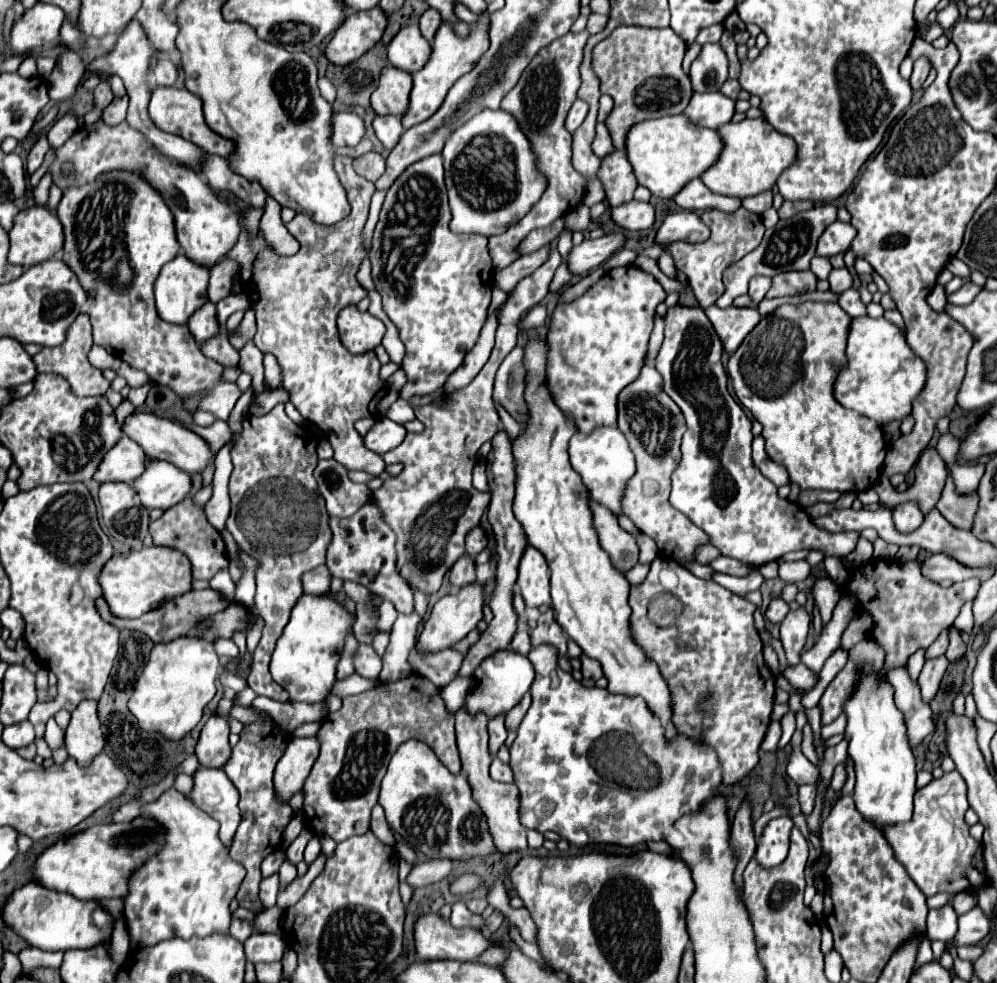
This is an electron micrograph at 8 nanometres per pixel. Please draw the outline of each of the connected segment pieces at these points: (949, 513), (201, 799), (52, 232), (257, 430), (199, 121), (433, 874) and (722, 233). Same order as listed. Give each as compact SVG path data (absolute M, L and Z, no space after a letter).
M948 479L948 485L942 491L940 501L936 503L936 509L954 525L960 529L970 529L974 513L978 509L978 495L956 495L952 479Z
M200 765L194 773L194 789L188 799L220 823L220 839L228 847L240 823L240 795L228 781L224 769L210 769Z
M30 207L24 209L16 215L14 219L14 227L10 229L10 253L8 253L8 261L12 265L22 265L24 269L48 261L52 257L60 255L60 249L64 245L64 233L62 233L62 225L60 221L46 209L46 207Z
M278 403L266 415L246 417L232 447L232 511L226 529L248 555L260 561L256 571L254 609L264 619L262 639L254 653L248 687L282 703L290 701L288 691L272 679L268 663L282 629L290 619L290 611L302 595L302 573L312 571L326 561L326 545L330 543L328 513L312 475L318 463L316 443L318 441L312 433L288 419L284 403Z
M156 87L152 91L148 111L150 111L150 117L156 123L156 127L184 137L186 141L198 145L206 153L230 157L232 149L236 149L236 145L232 145L232 141L226 141L226 137L220 137L218 133L212 133L212 129L208 129L208 123L204 121L204 113L200 109L200 97L196 97L194 93L188 93L188 89L176 89L176 87L162 87L160 89L160 87Z
M432 859L424 861L420 865L414 865L408 875L408 885L412 887L424 887L436 881L442 881L450 877L454 871L454 863L450 859Z
M740 207L736 213L722 213L716 209L708 209L700 215L700 219L710 229L708 241L702 241L702 243L676 241L670 245L670 253L674 257L676 269L680 269L688 277L688 283L698 299L698 305L702 309L708 309L724 293L724 285L722 285L724 269L734 261L740 261L744 255L748 255L760 245L764 235L764 225L760 215L748 213L744 207Z

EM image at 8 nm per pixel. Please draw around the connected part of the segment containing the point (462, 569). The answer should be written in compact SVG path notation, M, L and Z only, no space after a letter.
M464 555L450 569L450 585L452 585L452 589L462 589L462 587L472 585L472 583L476 583L474 561L472 561L472 557Z

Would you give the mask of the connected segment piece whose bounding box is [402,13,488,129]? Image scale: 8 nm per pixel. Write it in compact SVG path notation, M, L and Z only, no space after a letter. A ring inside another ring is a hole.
M488 13L480 15L480 23L472 25L472 33L468 39L460 39L454 35L452 27L448 23L442 21L440 29L436 31L436 37L432 41L432 55L428 59L428 65L424 65L424 69L414 73L414 87L410 93L410 105L402 117L402 125L404 129L410 129L416 123L426 121L430 115L434 115L438 111L438 107L442 105L448 89L462 77L466 75L474 63L480 59L480 55L488 49Z

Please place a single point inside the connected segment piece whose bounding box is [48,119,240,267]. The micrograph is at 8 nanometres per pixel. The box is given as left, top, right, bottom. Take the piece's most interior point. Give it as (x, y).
(207, 228)

